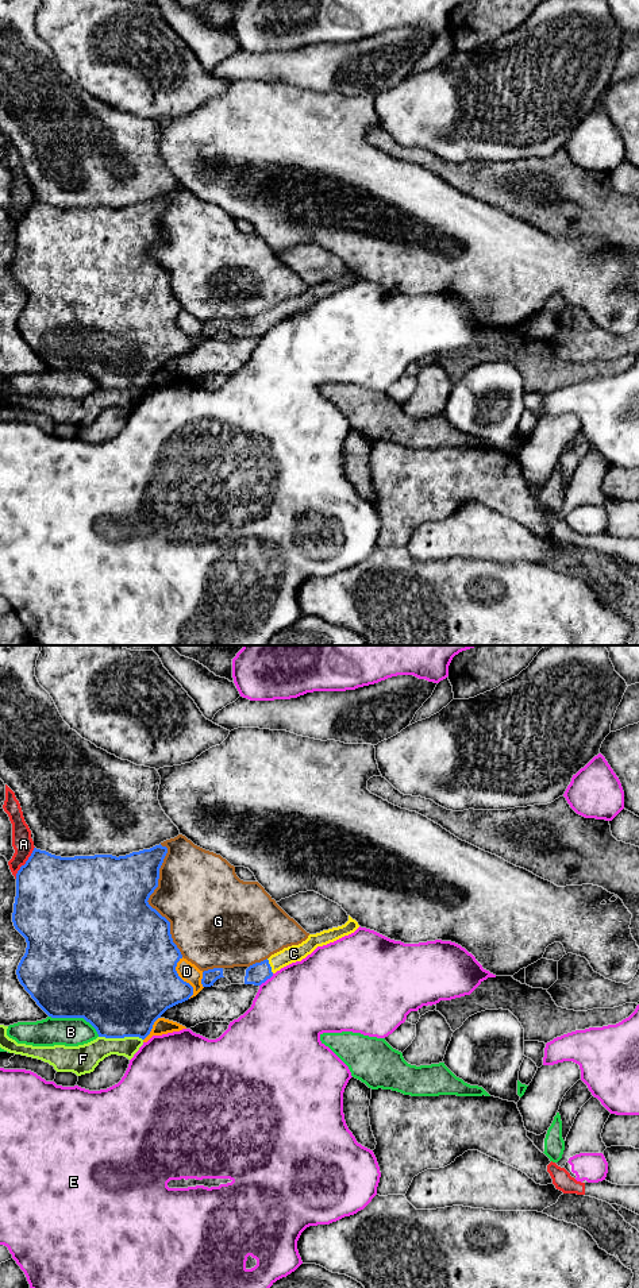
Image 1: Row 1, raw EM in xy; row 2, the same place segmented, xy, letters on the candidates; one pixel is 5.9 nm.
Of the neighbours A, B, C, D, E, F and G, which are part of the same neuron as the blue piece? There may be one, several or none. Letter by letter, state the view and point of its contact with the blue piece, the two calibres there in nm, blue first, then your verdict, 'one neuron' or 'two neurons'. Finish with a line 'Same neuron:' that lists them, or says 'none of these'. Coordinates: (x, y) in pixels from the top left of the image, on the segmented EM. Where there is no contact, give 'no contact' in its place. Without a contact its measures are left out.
A: xy (26, 863) | 460/120 nm | two neurons
B: xy (76, 1017) | 500/180 nm | two neurons
C: xy (269, 966) | 130/100 nm | one neuron
D: xy (181, 979) | 460/110 nm | two neurons
E: xy (266, 979) | 130/460 nm | two neurons
F: xy (120, 1037) | 500/160 nm | two neurons
G: xy (147, 899) | 500/400 nm | two neurons
Same neuron: C

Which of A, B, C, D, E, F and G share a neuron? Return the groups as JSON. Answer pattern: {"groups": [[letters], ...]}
{"groups": [["A"], ["B"], ["C"], ["D"], ["E"], ["F"], ["G"]]}

